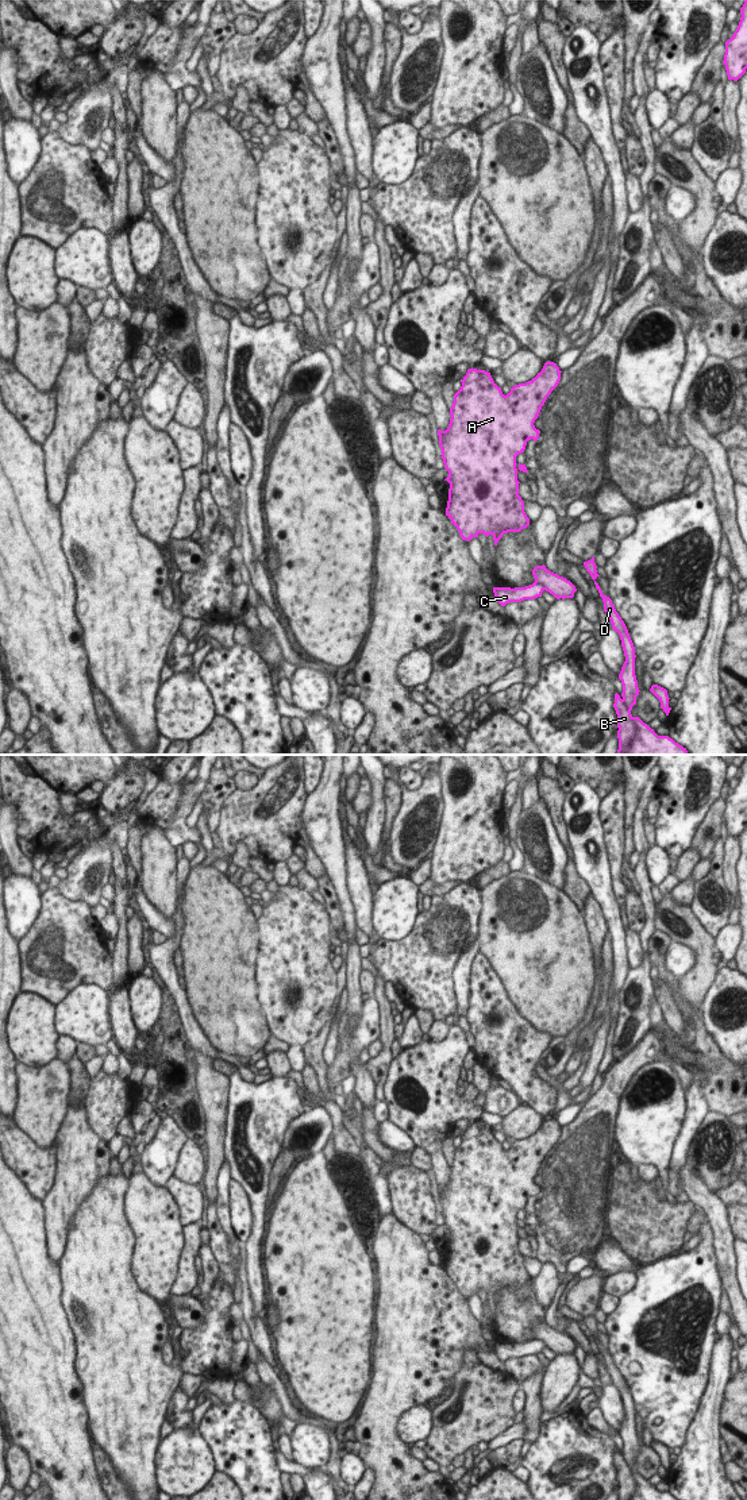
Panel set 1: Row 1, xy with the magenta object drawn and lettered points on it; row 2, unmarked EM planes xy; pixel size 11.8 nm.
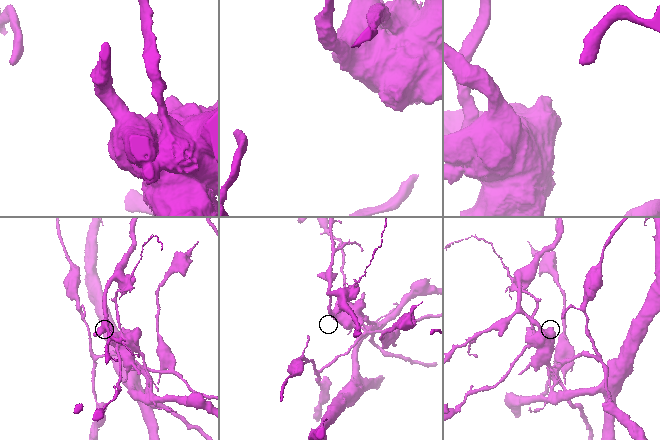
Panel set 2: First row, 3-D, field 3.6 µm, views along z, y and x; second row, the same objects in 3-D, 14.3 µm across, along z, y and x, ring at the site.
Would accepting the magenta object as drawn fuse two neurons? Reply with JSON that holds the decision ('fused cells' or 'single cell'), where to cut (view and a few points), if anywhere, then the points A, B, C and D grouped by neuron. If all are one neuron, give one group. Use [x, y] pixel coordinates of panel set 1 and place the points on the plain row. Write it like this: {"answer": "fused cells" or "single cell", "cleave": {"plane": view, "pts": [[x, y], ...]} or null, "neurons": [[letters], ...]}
{"answer": "fused cells", "cleave": {"plane": "xy", "pts": [[622, 1456], [635, 1481], [635, 1492], [631, 1499]]}, "neurons": [["A", "B"], ["C", "D"]]}

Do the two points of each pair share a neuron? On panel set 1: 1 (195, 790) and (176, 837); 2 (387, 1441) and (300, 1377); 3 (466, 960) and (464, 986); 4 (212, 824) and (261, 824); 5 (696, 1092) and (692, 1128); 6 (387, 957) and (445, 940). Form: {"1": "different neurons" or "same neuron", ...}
{"1": "same neuron", "2": "different neurons", "3": "same neuron", "4": "different neurons", "5": "same neuron", "6": "same neuron"}

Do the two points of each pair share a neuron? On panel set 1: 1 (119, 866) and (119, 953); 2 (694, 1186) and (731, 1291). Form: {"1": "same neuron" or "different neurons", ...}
{"1": "same neuron", "2": "same neuron"}

